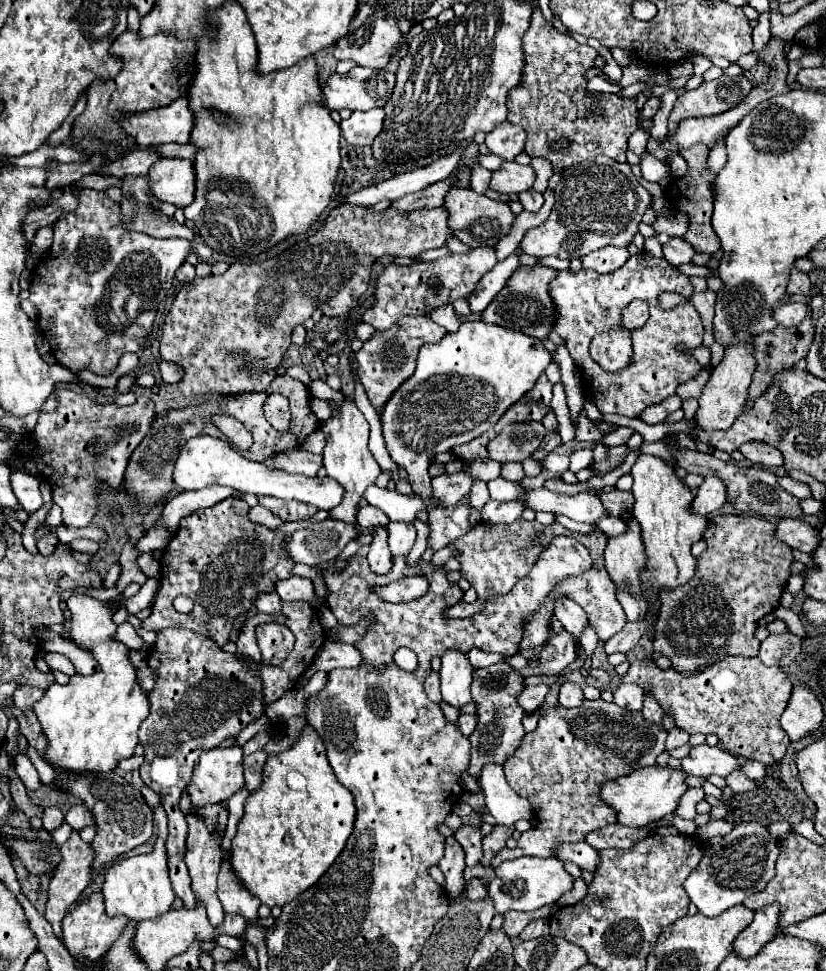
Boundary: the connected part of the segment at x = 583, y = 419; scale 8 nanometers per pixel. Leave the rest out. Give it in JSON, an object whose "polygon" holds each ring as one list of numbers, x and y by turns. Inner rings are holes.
{"polygon":[[584,409,580,411,578,419,576,419,576,441,598,441,600,437,608,435,609,431,602,432,584,413]]}

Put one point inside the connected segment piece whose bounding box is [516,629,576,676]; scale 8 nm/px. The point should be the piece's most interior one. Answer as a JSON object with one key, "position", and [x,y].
{"position":[558,653]}

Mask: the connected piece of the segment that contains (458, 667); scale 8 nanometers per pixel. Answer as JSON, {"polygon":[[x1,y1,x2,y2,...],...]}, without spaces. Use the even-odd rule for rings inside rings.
{"polygon":[[446,651,442,657,440,669,440,693,442,701,460,709,472,701,470,683,472,683,472,667,468,659,460,651]]}

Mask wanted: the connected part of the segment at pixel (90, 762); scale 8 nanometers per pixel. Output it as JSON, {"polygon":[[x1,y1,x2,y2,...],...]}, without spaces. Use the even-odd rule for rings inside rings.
{"polygon":[[72,595,66,605,72,611,72,639,96,657,102,671,86,677,74,675,68,685,52,683,46,695,34,703,48,743,42,757,60,773,108,773,122,759,134,755,138,727,148,715,148,697,136,683,136,669,128,661,128,647,112,639,116,625,112,623,114,613,110,605,86,595]]}

